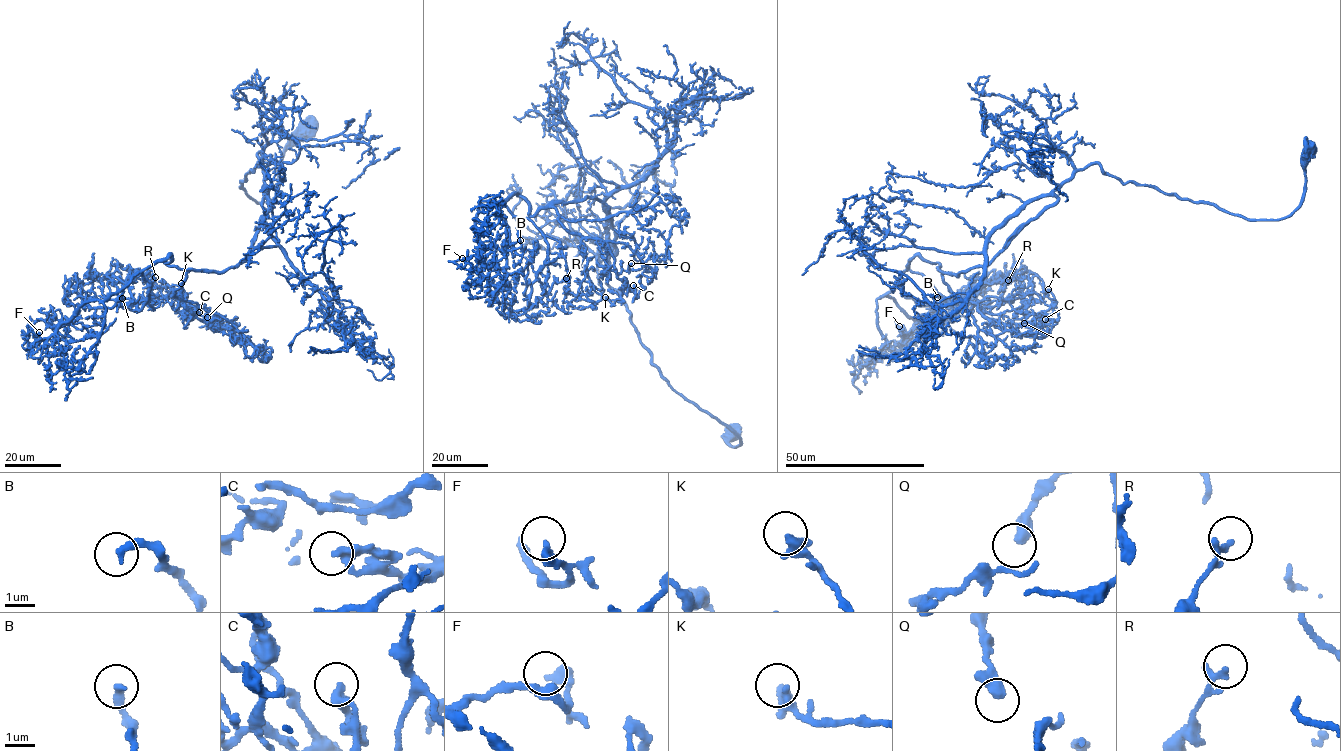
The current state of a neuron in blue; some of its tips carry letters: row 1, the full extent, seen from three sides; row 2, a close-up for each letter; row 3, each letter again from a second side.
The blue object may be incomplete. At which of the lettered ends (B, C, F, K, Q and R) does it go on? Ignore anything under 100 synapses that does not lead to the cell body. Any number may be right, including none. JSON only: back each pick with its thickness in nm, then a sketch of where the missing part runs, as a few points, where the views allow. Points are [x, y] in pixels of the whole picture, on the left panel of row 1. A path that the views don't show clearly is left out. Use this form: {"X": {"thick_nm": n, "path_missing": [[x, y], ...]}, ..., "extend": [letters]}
{"extend": []}

